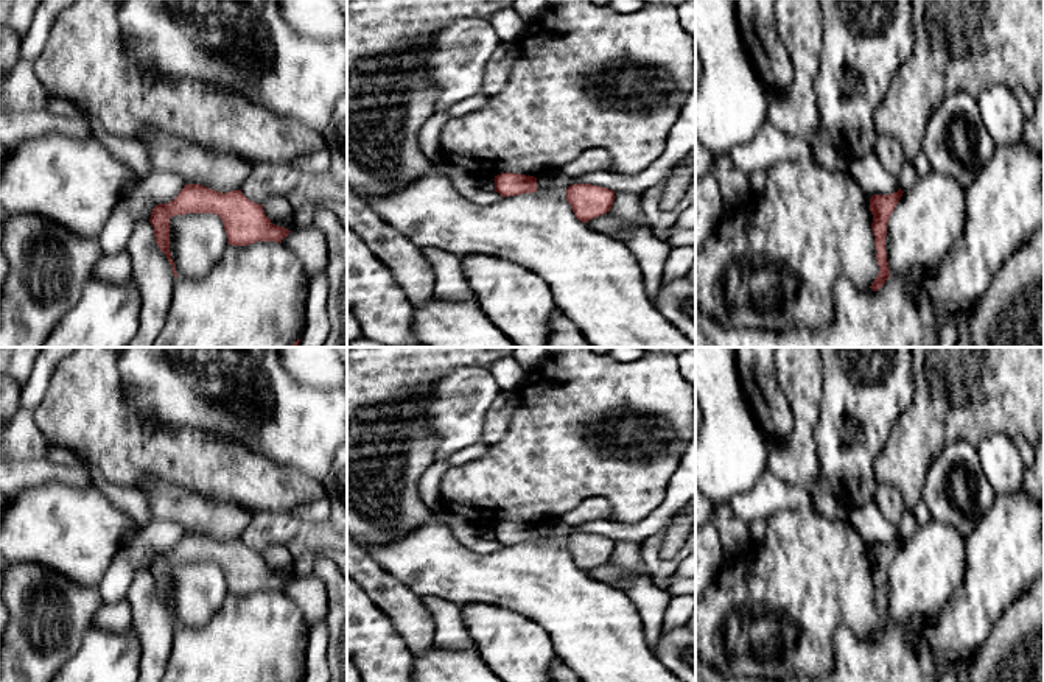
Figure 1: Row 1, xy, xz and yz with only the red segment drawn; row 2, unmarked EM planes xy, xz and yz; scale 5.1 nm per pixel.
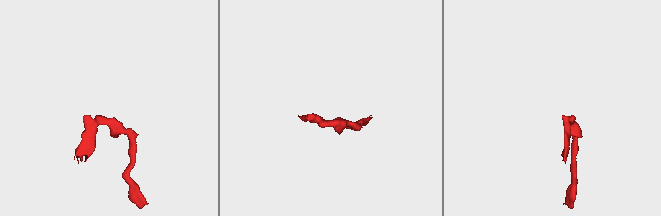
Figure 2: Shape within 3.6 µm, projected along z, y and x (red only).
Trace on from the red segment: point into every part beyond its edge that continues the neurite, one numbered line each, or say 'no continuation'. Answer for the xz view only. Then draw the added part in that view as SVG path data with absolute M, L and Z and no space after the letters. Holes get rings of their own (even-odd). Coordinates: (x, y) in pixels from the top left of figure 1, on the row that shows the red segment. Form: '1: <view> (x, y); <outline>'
no continuation

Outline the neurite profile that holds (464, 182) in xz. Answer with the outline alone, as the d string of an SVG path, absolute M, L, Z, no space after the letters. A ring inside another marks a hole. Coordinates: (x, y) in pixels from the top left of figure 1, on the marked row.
M442 159L437 163L437 168L451 179L457 193L470 202L478 206L490 206L503 198L498 192L481 190L476 185L476 179L456 163Z

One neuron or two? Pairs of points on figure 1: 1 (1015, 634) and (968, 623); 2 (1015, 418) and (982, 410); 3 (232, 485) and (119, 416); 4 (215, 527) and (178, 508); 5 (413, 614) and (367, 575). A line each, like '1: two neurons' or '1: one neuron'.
1: two neurons
2: one neuron
3: one neuron
4: one neuron
5: one neuron

